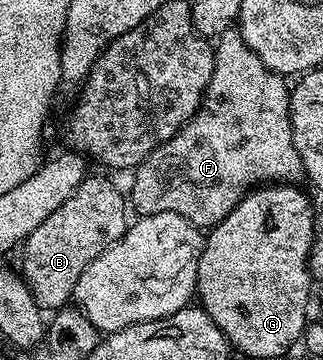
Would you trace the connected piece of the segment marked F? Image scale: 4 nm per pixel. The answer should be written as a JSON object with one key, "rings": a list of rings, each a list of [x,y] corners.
{"rings":[[[230,29],[224,31],[216,40],[213,47],[213,72],[211,73],[211,81],[207,85],[205,95],[201,98],[201,105],[188,123],[181,126],[181,130],[176,131],[166,143],[159,145],[159,149],[155,149],[147,156],[143,162],[137,166],[132,172],[133,175],[133,199],[131,195],[131,207],[137,210],[138,216],[154,215],[155,213],[179,213],[179,217],[183,217],[187,221],[191,221],[198,229],[211,229],[219,221],[223,221],[227,217],[227,213],[231,211],[234,205],[245,198],[250,191],[262,185],[293,185],[304,176],[305,170],[301,164],[299,153],[295,149],[295,141],[291,133],[291,123],[289,121],[289,93],[290,88],[285,87],[286,80],[282,76],[276,75],[271,69],[267,69],[263,65],[263,61],[259,61],[259,57],[248,47],[243,41],[240,30]]]}

